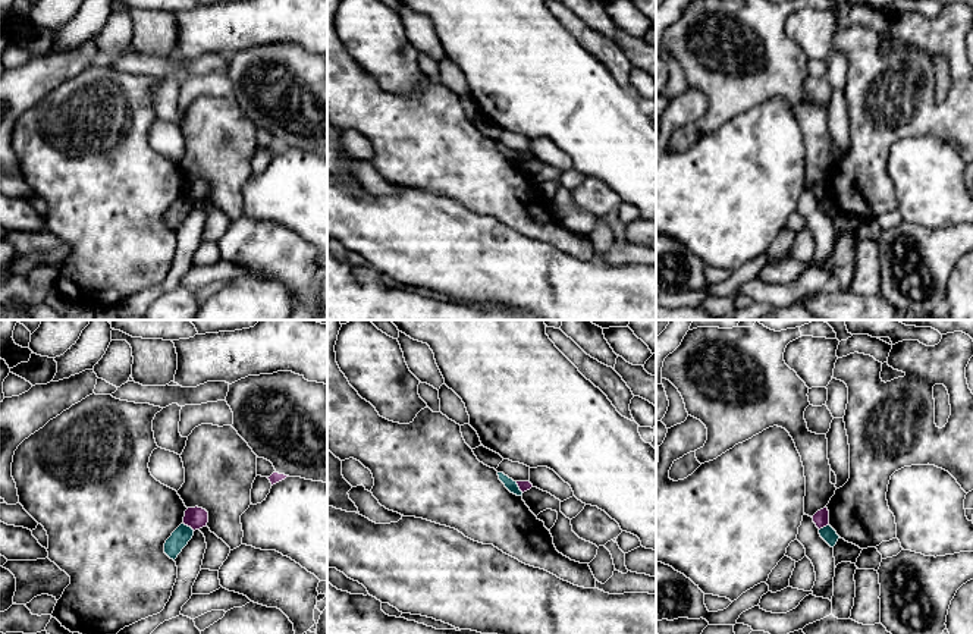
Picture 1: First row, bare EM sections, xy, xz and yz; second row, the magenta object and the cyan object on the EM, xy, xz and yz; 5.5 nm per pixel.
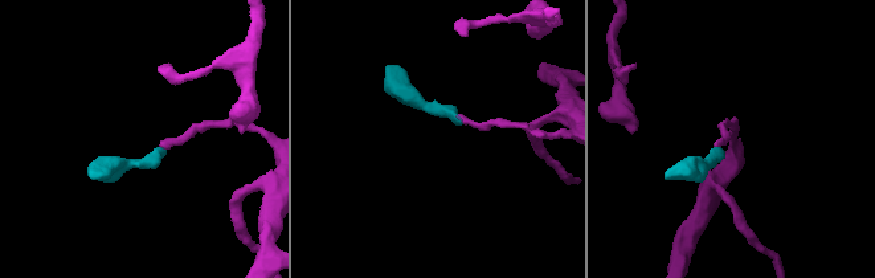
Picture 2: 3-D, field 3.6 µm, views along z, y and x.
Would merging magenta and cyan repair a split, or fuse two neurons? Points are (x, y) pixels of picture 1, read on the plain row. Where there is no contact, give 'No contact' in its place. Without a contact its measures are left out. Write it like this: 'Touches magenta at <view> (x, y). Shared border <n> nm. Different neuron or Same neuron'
Touches magenta at xy (190, 197). Shared border 80 nm. Different neuron

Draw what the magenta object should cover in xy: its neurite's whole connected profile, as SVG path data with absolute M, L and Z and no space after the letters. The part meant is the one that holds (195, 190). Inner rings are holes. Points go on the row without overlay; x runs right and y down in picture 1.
M188 179L185 182L183 195L191 198L194 203L205 198L208 194L208 183L203 179Z

